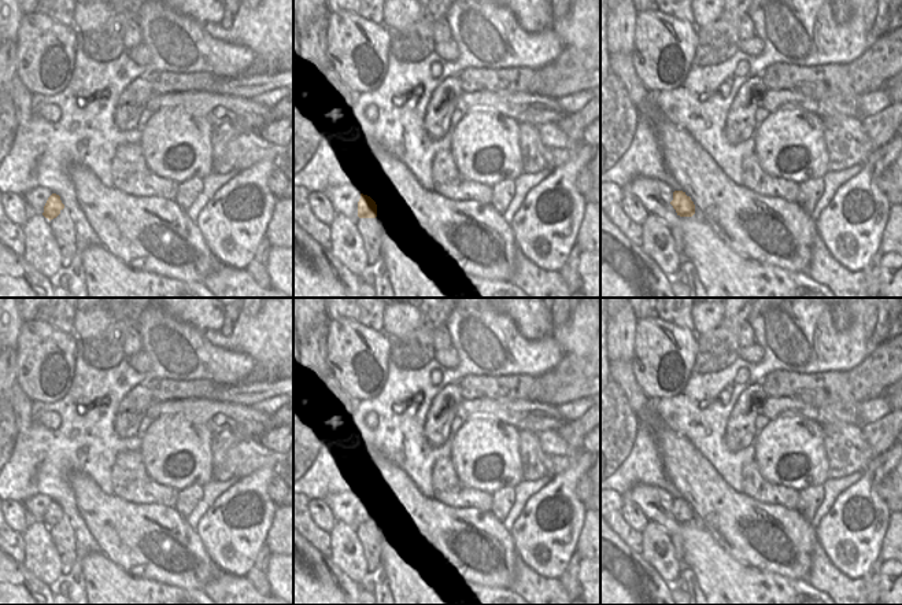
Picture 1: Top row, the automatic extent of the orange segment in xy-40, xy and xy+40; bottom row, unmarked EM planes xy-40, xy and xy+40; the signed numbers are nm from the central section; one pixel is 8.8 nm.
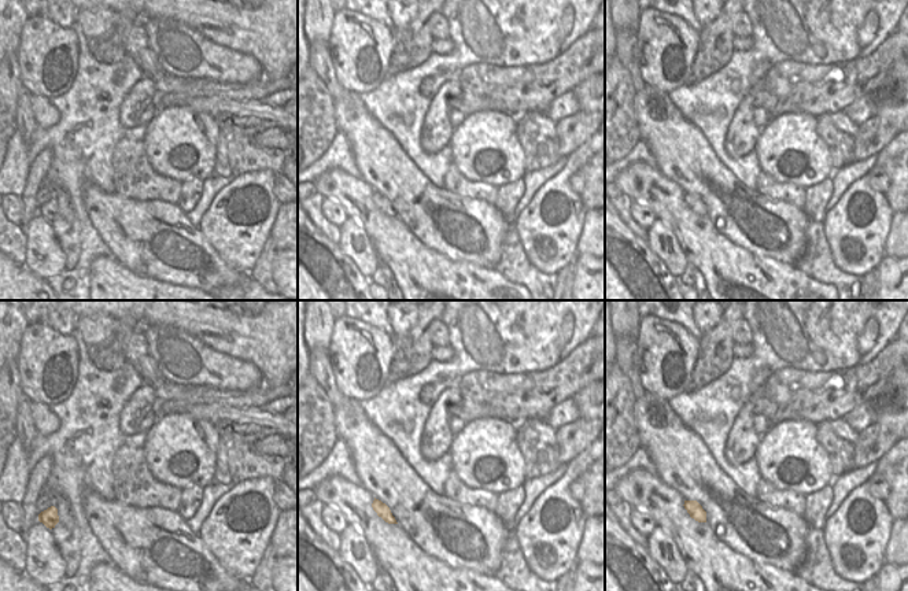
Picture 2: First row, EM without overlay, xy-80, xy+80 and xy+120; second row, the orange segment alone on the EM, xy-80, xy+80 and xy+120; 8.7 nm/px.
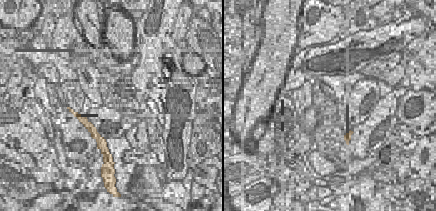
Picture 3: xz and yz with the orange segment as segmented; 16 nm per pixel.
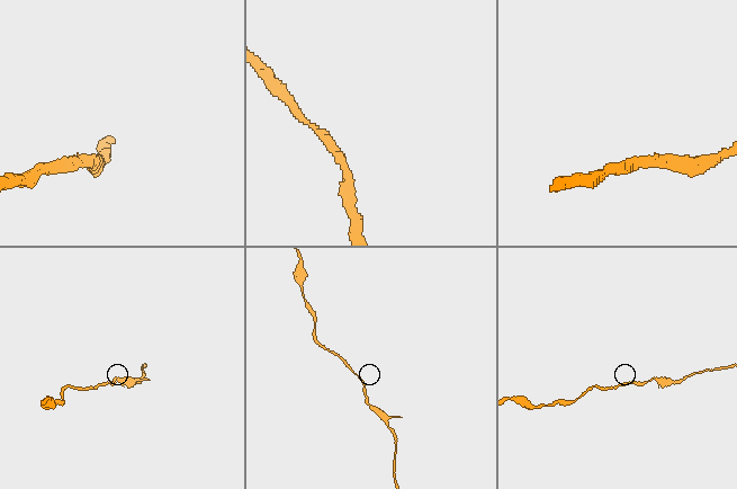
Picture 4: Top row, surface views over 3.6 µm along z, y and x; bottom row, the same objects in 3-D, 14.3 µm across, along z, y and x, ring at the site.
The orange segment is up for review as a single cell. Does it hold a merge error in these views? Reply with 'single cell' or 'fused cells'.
single cell

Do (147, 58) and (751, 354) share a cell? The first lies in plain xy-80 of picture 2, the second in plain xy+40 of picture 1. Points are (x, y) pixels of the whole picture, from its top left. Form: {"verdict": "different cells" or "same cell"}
{"verdict": "same cell"}

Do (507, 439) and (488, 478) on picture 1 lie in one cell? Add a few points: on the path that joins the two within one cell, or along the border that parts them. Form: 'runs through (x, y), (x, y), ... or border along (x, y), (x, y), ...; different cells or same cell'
runs through (498, 449), (488, 458), (488, 468); same cell

